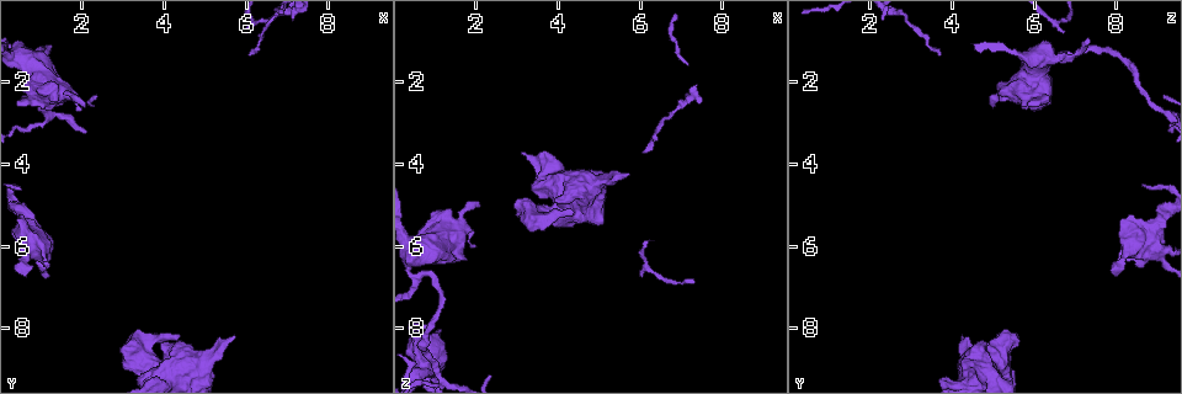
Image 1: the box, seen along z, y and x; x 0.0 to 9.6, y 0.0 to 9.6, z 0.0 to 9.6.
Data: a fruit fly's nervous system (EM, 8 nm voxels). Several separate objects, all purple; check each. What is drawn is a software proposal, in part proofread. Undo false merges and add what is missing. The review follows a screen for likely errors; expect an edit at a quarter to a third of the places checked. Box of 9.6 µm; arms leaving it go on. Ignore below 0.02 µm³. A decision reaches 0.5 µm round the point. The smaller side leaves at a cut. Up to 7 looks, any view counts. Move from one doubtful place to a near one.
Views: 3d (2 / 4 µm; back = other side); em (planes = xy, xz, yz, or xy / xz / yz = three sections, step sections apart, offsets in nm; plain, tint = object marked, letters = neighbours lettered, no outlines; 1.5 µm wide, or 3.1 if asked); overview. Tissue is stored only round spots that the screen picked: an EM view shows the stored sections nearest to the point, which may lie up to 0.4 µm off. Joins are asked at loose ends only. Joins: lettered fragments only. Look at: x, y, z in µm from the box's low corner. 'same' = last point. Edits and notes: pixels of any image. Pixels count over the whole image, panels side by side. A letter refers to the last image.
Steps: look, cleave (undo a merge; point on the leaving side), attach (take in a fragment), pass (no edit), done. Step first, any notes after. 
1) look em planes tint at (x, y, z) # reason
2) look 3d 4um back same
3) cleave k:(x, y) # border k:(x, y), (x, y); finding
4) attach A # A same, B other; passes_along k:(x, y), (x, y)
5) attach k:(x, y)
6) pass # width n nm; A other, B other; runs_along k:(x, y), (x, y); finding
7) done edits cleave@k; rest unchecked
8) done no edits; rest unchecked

look em planes letters at (1.15, 6.40, 8.05) # an open end

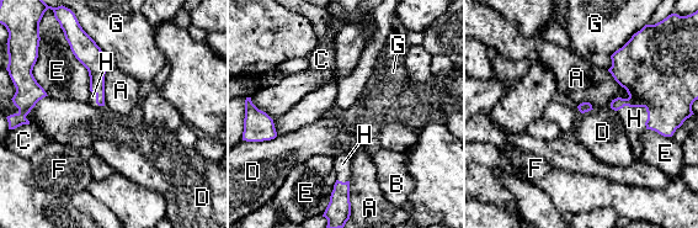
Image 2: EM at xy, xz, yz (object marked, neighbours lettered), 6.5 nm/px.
attach H # A other, B other, C other, D other, E other, F other, G other, H same; it goes on there

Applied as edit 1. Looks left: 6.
look overview

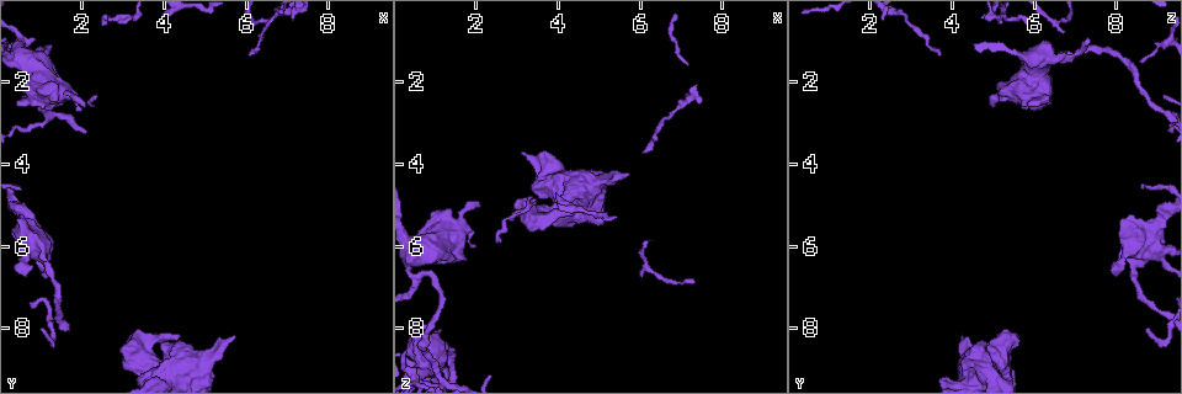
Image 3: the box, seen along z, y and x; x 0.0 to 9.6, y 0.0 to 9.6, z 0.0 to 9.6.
look em planes letters at (0.75, 1.40, 6.45) # four or more arms meet

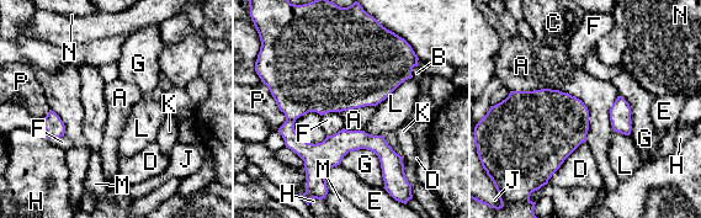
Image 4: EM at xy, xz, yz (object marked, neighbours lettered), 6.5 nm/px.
pass # A other, B other, C other, D other, E other, F other, G other, H other, J other, K other, L other, M other, N other, P other; border 4:(510, 90), (574, 95), (587, 141); all the same neuron

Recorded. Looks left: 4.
done edits attach@2; rest unchecked

